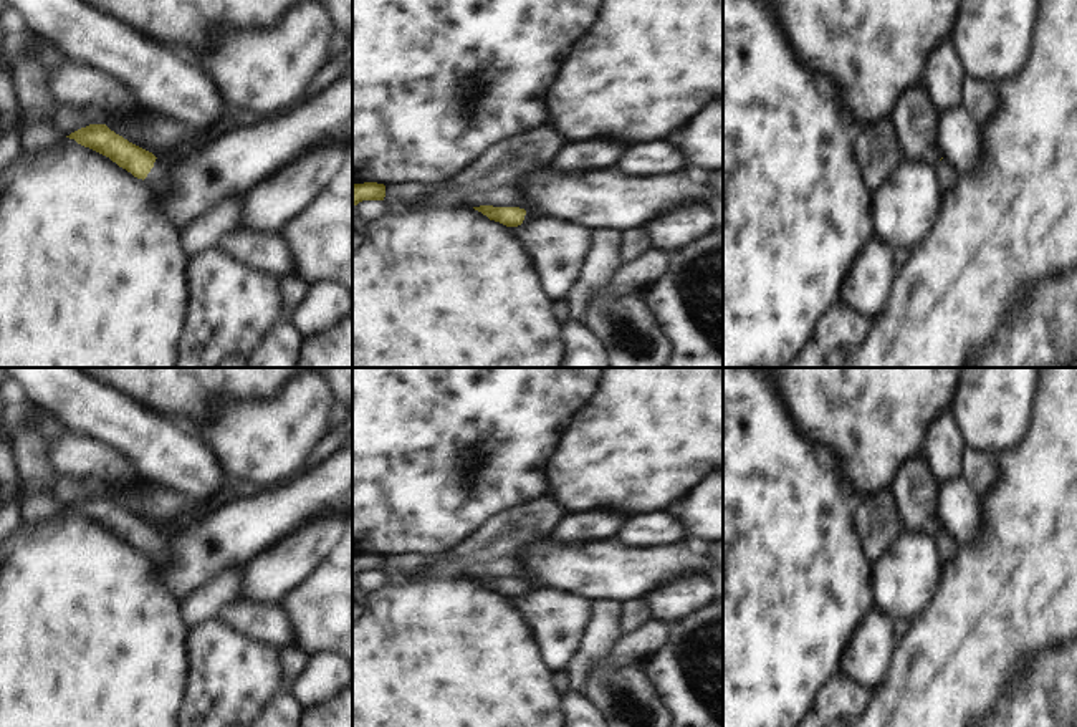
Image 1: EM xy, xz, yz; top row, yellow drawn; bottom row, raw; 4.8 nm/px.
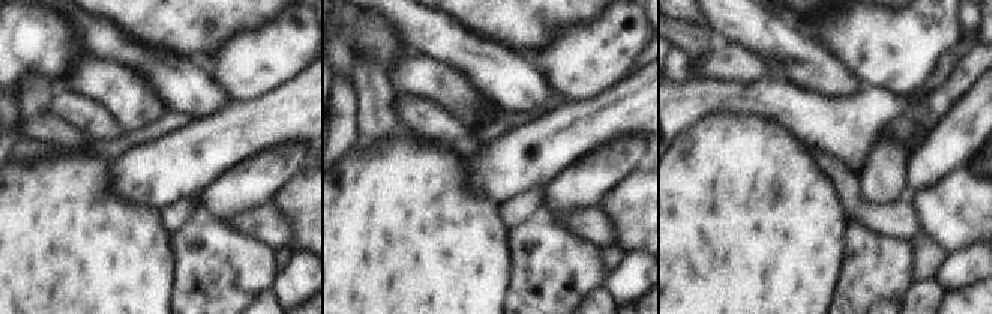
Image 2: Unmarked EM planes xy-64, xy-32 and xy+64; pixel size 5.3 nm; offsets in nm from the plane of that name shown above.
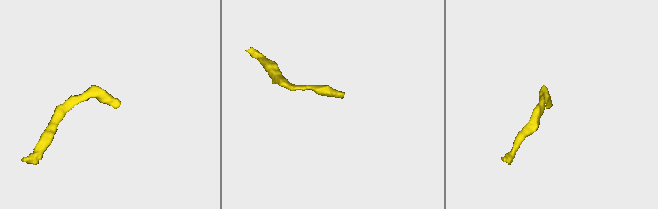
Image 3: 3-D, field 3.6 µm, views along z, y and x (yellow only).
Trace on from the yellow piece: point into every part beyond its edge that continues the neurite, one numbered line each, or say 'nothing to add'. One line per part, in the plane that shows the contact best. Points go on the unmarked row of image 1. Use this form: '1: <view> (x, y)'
1: xy (157, 550)

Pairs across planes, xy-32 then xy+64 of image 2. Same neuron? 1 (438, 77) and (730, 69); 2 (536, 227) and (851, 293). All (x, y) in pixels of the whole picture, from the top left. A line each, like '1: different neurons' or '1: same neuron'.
1: same neuron
2: same neuron

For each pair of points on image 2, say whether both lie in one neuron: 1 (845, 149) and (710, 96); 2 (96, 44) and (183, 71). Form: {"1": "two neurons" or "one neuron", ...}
{"1": "one neuron", "2": "one neuron"}

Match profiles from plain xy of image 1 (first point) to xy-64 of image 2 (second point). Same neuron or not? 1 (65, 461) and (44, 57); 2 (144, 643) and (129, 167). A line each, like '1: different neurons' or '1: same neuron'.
1: different neurons
2: different neurons

